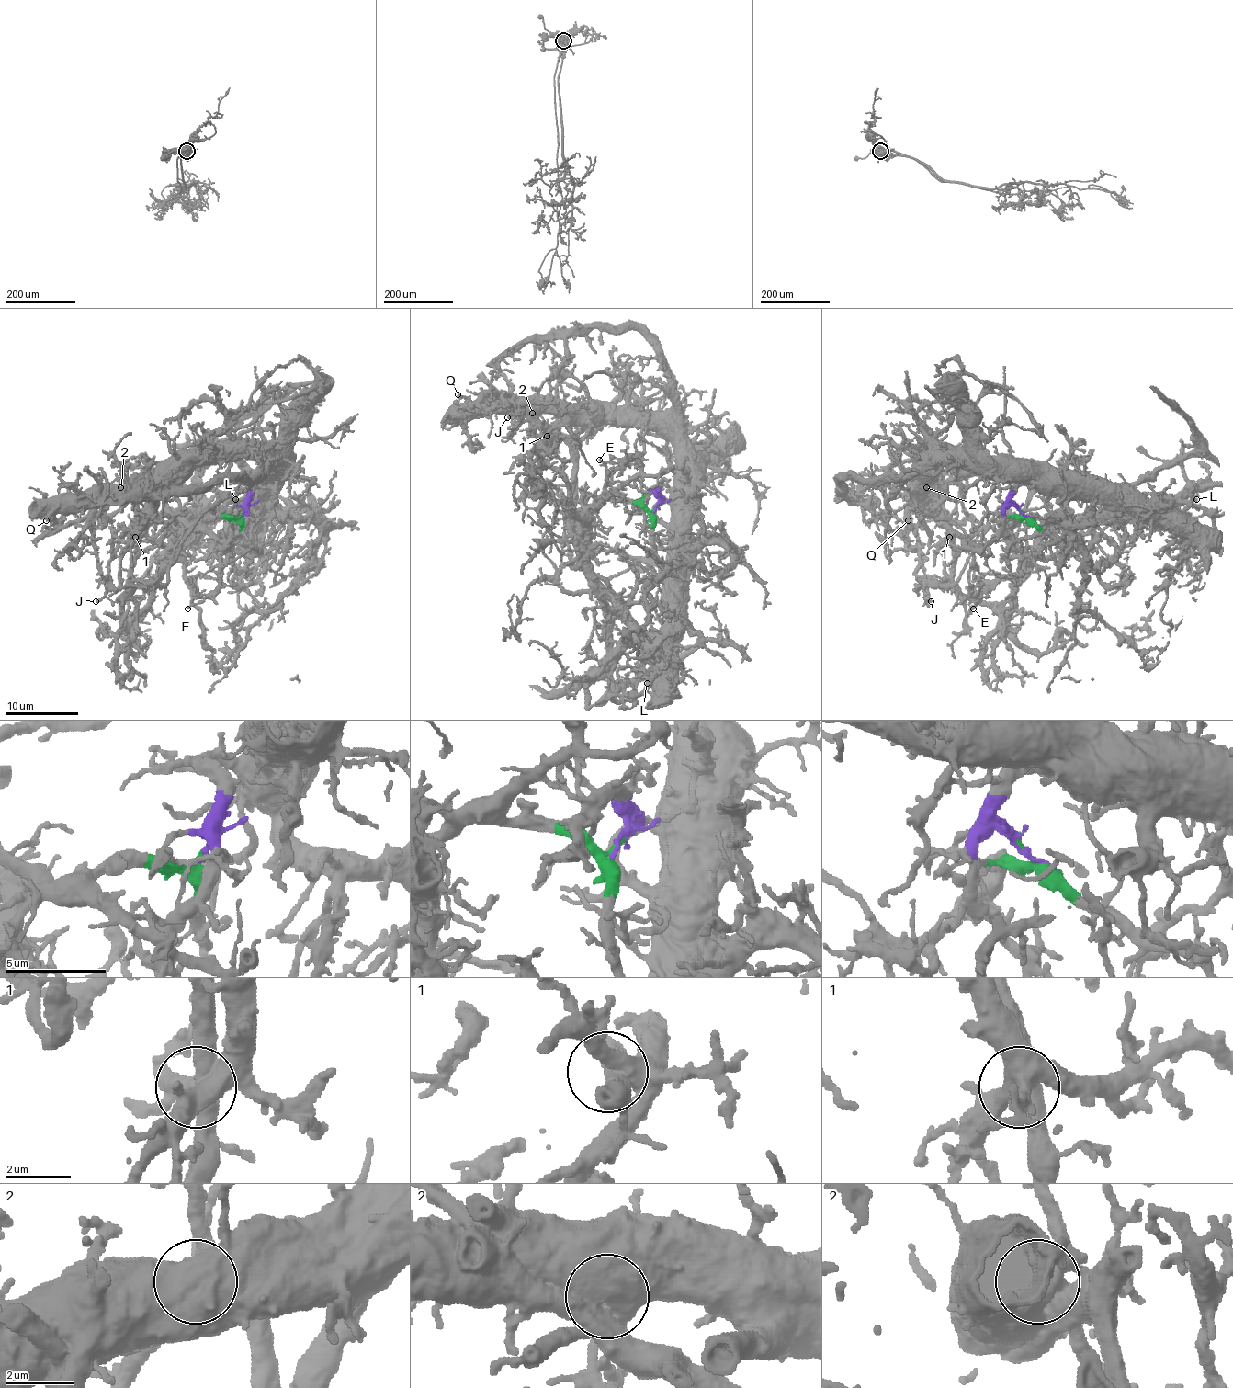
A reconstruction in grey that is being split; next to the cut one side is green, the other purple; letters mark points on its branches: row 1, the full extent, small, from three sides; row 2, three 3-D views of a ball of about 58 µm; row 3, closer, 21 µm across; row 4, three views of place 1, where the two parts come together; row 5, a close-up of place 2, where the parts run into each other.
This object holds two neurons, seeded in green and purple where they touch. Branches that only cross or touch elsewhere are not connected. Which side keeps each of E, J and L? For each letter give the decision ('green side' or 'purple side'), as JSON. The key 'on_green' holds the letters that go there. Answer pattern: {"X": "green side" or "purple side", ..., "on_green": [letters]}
{"E": "green side", "J": "green side", "L": "purple side", "on_green": ["E", "J"]}

